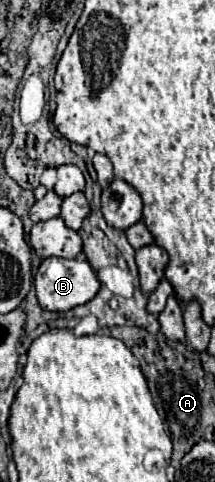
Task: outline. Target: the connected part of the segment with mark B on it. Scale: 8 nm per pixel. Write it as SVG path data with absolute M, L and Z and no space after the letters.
M45 258L35 276L35 290L37 290L37 298L43 310L55 310L55 312L71 310L95 298L99 288L101 288L101 282L97 278L97 272L85 258L73 258L73 260Z

